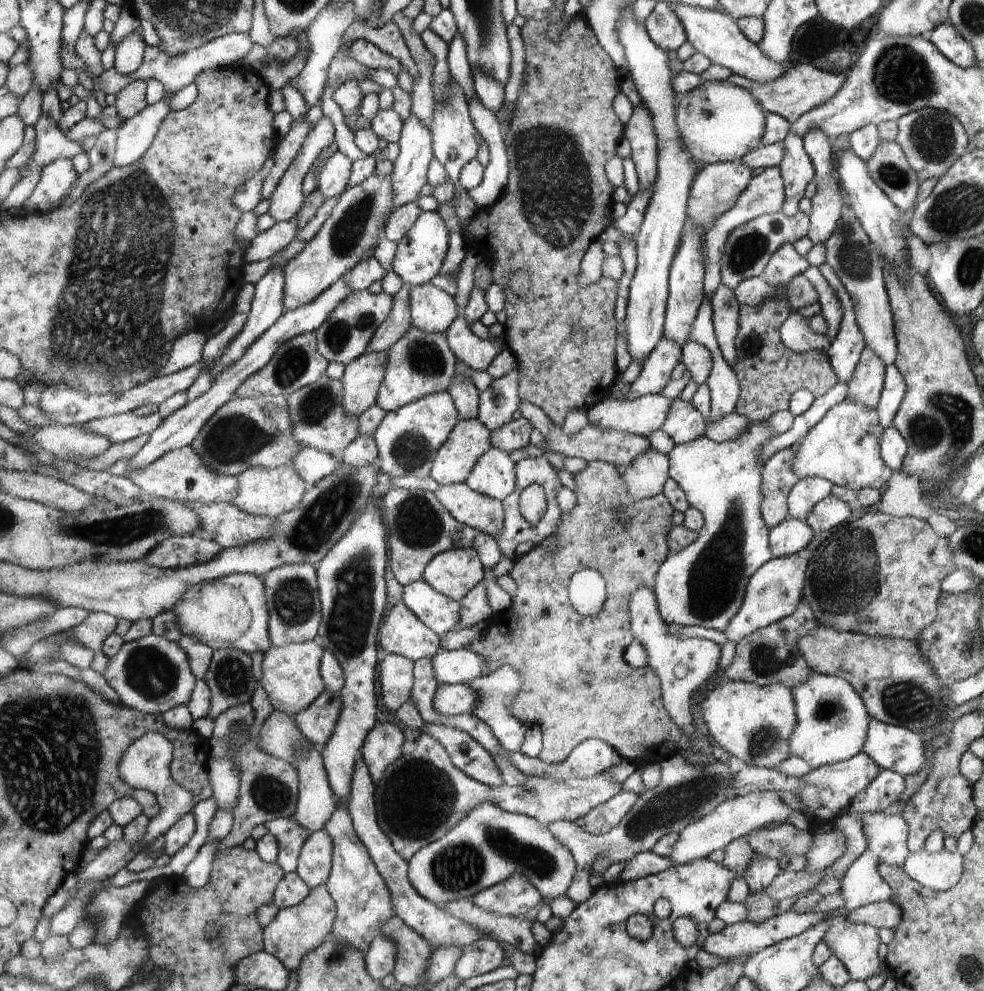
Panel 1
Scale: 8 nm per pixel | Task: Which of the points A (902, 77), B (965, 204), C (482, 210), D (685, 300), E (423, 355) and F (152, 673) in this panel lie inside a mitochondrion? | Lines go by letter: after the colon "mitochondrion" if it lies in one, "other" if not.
A: mitochondrion
B: mitochondrion
C: other
D: other
E: mitochondrion
F: mitochondrion

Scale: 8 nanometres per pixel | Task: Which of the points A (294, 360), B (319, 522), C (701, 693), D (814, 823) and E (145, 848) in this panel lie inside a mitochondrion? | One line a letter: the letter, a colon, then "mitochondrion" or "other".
A: mitochondrion
B: mitochondrion
C: other
D: other
E: other

